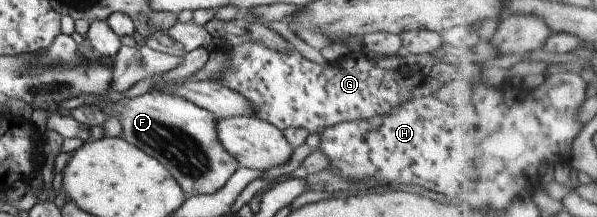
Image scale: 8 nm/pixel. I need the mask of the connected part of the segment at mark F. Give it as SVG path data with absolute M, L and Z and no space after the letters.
M83 94L66 100L62 107L71 108L95 105L101 111L109 113L110 117L117 115L120 119L122 140L132 146L137 146L147 155L155 158L171 177L179 184L184 197L212 194L225 184L240 166L228 154L216 138L216 115L210 111L197 107L194 103L172 96L171 94L142 94L133 98L124 98L114 105L104 106L97 103L103 94Z

